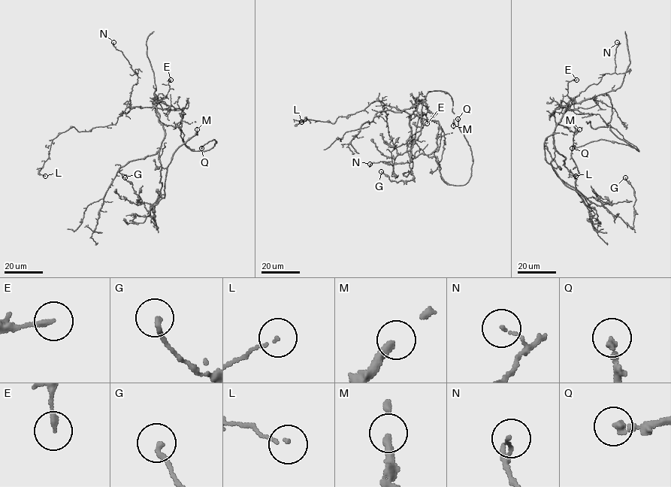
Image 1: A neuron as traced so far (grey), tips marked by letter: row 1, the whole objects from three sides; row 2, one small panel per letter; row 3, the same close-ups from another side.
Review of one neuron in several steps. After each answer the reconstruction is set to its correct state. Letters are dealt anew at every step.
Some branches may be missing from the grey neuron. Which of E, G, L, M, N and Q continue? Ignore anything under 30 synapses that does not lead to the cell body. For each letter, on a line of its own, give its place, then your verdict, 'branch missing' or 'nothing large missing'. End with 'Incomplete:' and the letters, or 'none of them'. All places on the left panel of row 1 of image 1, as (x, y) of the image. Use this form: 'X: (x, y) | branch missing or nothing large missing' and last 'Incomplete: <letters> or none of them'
E: (170, 80) | nothing large missing
G: (125, 177) | nothing large missing
L: (45, 176) | nothing large missing
M: (197, 129) | nothing large missing
N: (113, 42) | nothing large missing
Q: (201, 148) | branch missing
Incomplete: Q

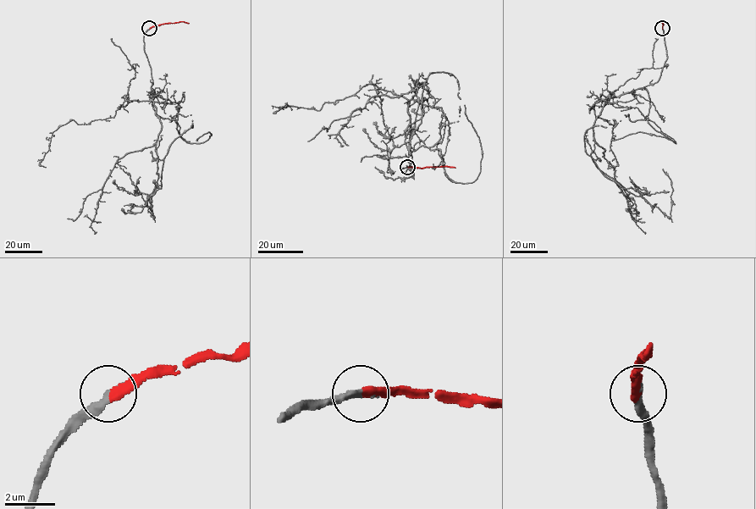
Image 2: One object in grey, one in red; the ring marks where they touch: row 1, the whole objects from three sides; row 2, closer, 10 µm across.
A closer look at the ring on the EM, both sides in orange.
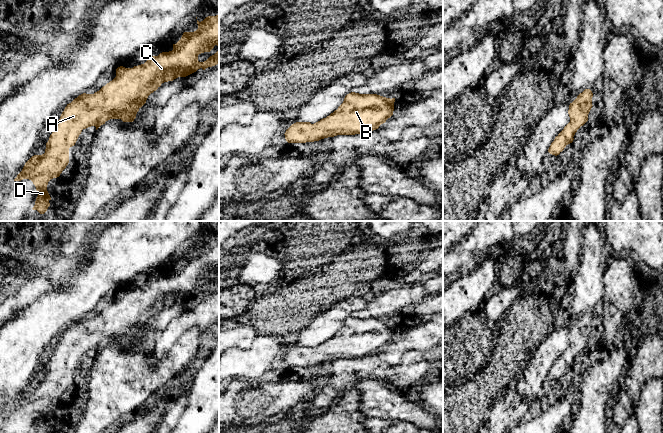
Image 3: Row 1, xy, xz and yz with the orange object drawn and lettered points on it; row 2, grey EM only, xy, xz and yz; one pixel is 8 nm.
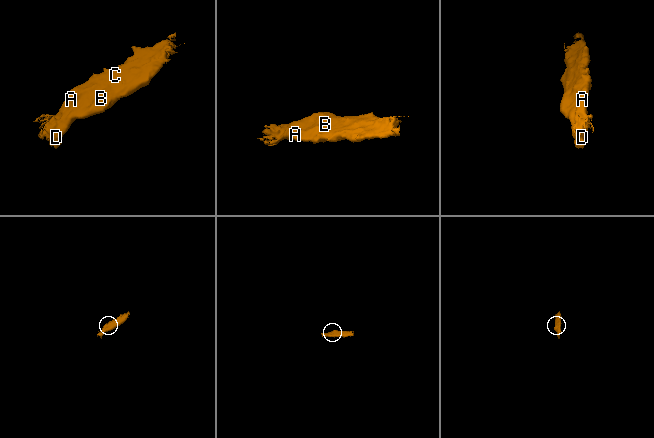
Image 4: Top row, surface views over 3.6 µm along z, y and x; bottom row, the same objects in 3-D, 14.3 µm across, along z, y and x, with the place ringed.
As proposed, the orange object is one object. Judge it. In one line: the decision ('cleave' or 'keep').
keep

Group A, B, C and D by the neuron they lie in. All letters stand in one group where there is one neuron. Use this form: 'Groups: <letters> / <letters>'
Groups: A B C D

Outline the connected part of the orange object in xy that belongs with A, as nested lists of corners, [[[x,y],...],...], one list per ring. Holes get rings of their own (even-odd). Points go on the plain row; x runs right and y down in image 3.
[[[219,238],[208,240],[203,245],[197,244],[198,253],[194,256],[184,256],[181,263],[173,268],[173,274],[151,280],[144,288],[116,293],[116,301],[94,318],[83,317],[67,328],[52,358],[46,367],[45,377],[32,380],[24,389],[14,405],[29,403],[38,416],[32,433],[48,433],[51,421],[47,415],[48,406],[60,400],[69,387],[69,372],[74,370],[83,353],[95,350],[96,354],[110,343],[121,343],[123,346],[133,346],[139,333],[146,327],[148,320],[156,315],[162,307],[173,305],[178,301],[186,301],[198,293],[219,288]],[[214,270],[218,275],[206,285],[199,286],[198,279],[210,276]]]

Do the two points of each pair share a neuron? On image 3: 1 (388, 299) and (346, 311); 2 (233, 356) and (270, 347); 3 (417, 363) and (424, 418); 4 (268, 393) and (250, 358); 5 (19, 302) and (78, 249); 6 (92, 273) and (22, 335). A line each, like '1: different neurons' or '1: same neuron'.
1: different neurons
2: same neuron
3: different neurons
4: different neurons
5: same neuron
6: same neuron

